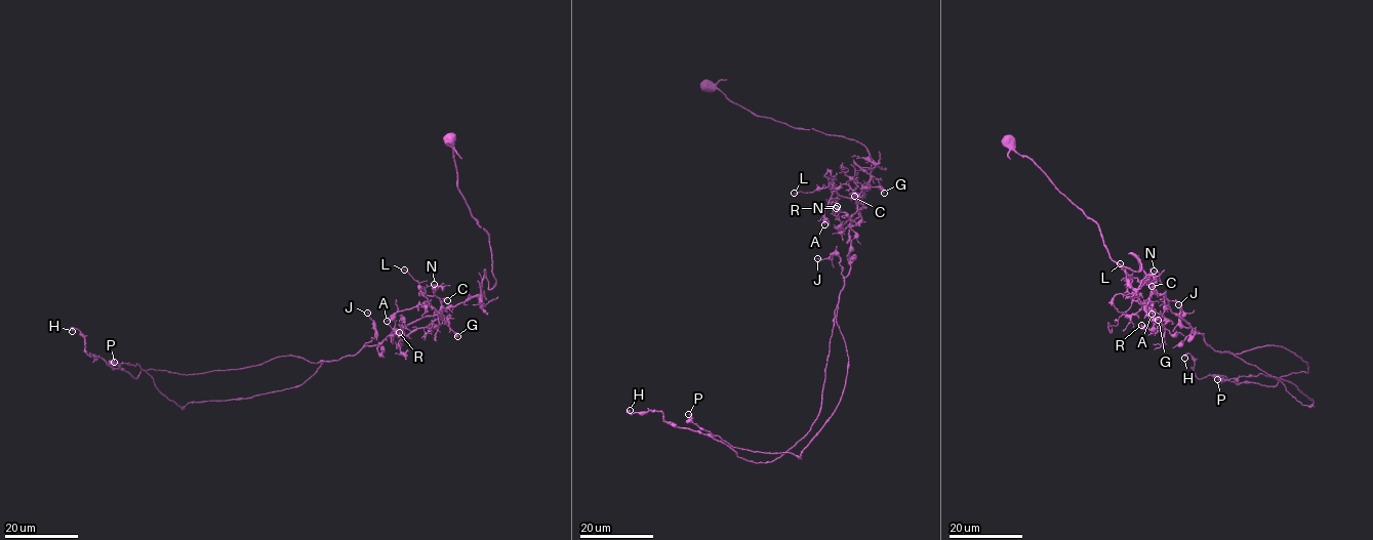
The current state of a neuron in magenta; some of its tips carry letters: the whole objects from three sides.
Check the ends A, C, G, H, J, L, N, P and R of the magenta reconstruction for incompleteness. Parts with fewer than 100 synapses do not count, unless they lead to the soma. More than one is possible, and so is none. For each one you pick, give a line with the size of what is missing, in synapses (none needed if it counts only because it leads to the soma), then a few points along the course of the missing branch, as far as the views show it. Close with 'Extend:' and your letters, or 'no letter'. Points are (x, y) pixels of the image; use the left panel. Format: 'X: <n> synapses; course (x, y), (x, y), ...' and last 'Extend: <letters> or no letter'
Extend: no letter

